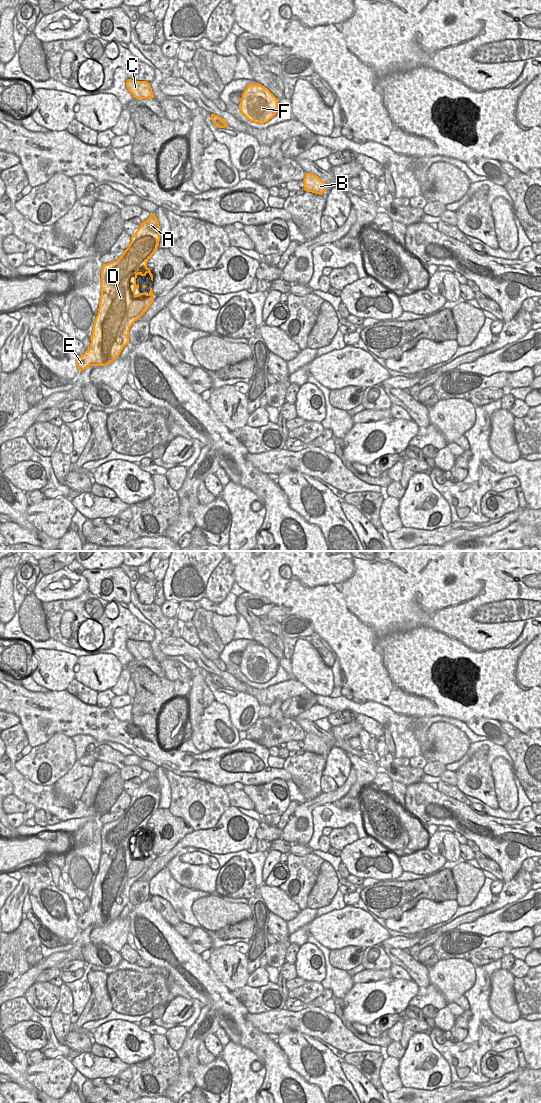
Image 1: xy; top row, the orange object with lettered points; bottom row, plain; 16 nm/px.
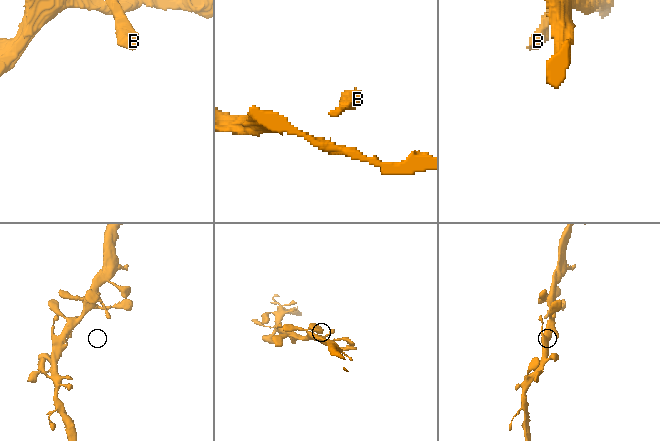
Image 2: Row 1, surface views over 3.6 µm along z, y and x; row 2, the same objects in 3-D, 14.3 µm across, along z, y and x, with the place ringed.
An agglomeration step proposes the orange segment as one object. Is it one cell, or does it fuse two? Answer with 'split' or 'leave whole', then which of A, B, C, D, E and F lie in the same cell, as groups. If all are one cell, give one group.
leave whole; A B C D E F

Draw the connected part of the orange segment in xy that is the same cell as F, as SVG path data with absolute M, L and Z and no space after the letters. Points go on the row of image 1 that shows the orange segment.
M259 83L249 84L239 104L241 113L251 122L264 124L272 119L278 110L278 99Z

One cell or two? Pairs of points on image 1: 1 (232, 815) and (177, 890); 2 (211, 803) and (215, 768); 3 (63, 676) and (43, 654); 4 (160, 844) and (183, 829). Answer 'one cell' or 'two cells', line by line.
1: two cells
2: two cells
3: one cell
4: one cell

